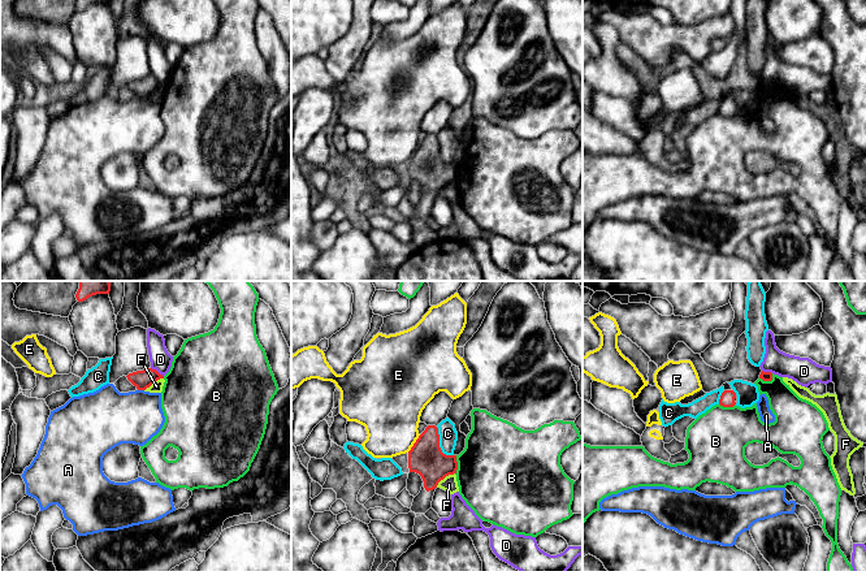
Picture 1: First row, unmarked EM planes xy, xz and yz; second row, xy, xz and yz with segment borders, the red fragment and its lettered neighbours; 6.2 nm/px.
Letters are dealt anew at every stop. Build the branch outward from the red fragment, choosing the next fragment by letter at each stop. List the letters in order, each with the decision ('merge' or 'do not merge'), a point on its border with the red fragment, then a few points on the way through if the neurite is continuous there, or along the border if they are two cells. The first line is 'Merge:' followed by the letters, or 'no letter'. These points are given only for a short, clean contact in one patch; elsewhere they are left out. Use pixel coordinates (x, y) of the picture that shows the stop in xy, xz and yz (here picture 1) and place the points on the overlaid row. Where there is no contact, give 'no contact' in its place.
Merge: no letter
A: do not merge; contact xy (141, 389); border xy (138, 389), (143, 390)
B: do not merge; contact xz (457, 464)
C: do not merge; contact xz (438, 445)
D: do not merge; contact xy (156, 371); border xy (151, 367), (163, 376)
E: do not merge; contact xz (414, 444); border xz (420, 435), (407, 451)
F: do not merge; contact xz (444, 478); border xz (454, 472), (445, 476), (436, 487)

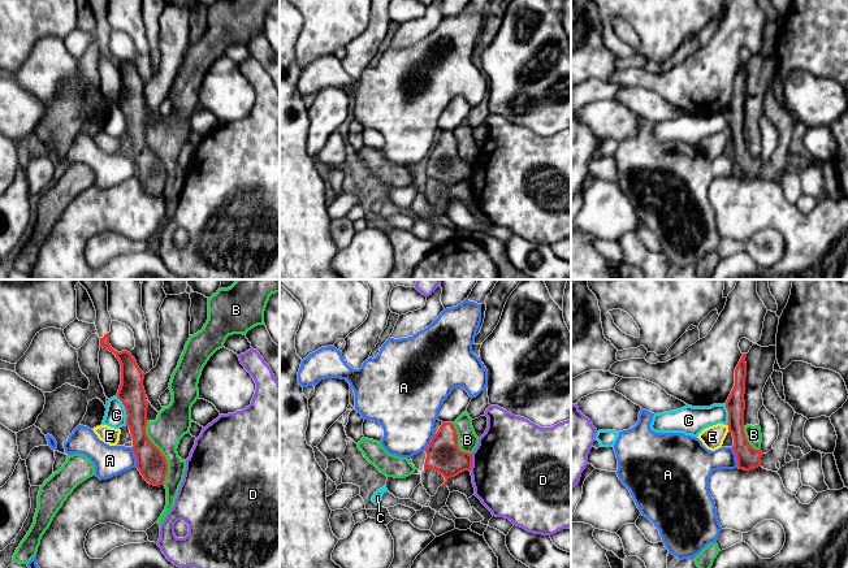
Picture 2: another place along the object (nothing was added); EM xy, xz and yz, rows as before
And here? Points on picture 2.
Merge: no letter
A: do not merge; contact xy (135, 456); border xy (132, 447), (137, 467)
B: do not merge; contact xy (160, 452)
C: do not merge; contact xy (126, 411); border xy (116, 397), (124, 406), (126, 424)
D: do not merge; contact xz (471, 462)
E: do not merge; contact yz (728, 426)

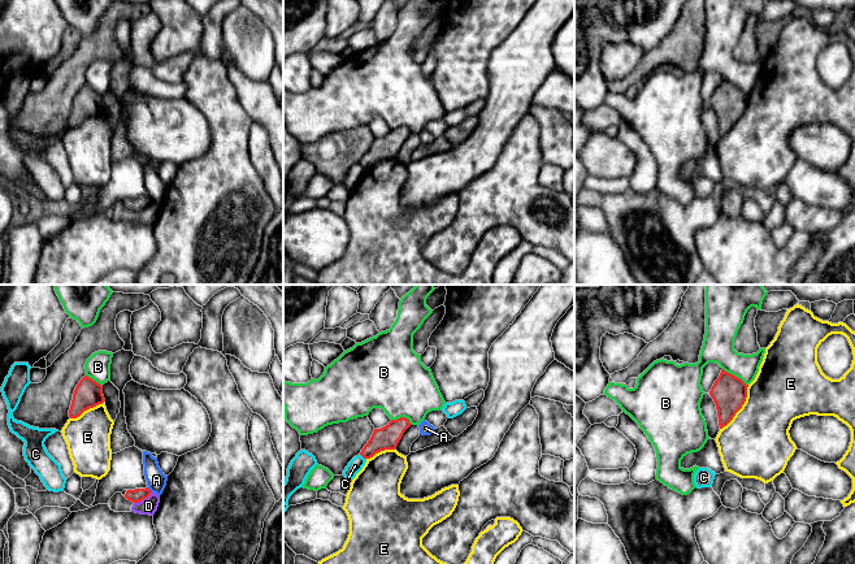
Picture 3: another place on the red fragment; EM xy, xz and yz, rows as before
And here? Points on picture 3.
Merge: no letter
A: do not merge; contact xy (148, 489); border xy (147, 487), (152, 491)
B: do not merge; contact yz (734, 376)
C: do not merge; contact xz (363, 456)
D: do not merge; contact xy (143, 499); border xy (151, 491), (146, 498), (134, 503)
E: do not merge; contact yz (741, 407)

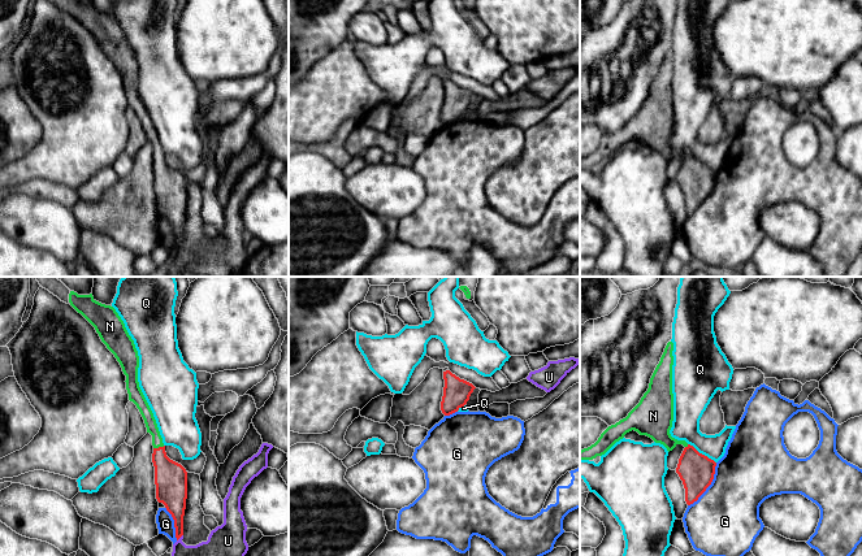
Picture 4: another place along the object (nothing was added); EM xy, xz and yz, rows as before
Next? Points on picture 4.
Merge: N
G: do not merge; contact yz (709, 485)
N: merge; contact xy (159, 447); way xy (170, 478), (159, 457), (159, 447), (144, 409)
Q: do not merge; contact yz (701, 454)
U: do not merge; contact xy (180, 537)

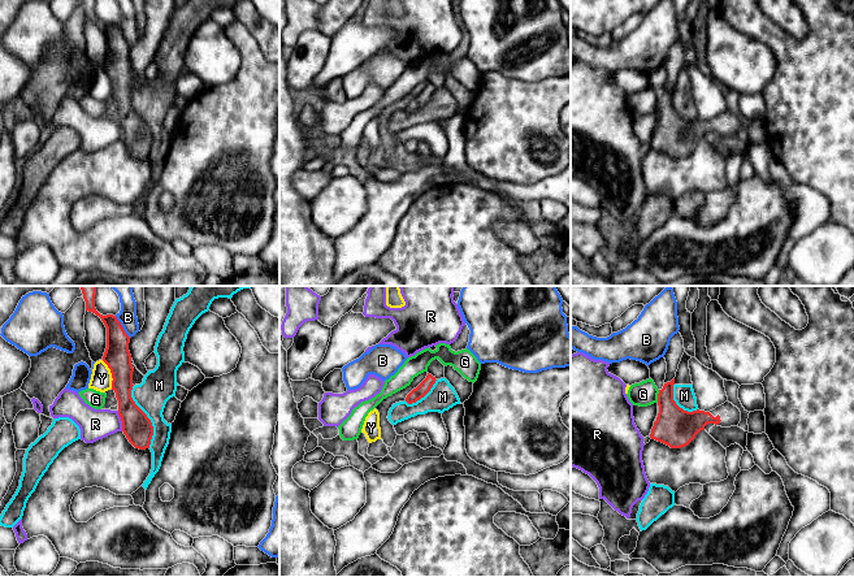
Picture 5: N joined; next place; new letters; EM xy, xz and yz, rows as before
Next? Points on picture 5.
Merge: no letter
B: do not merge; contact xy (121, 326)
G: do not merge; contact yz (658, 397)
M: do not merge; contact xy (146, 416)
R: do not merge; contact xy (121, 420); border xy (117, 411), (122, 430)
Y: do not merge; contact xy (112, 374); border xy (102, 360), (109, 369), (112, 387)

